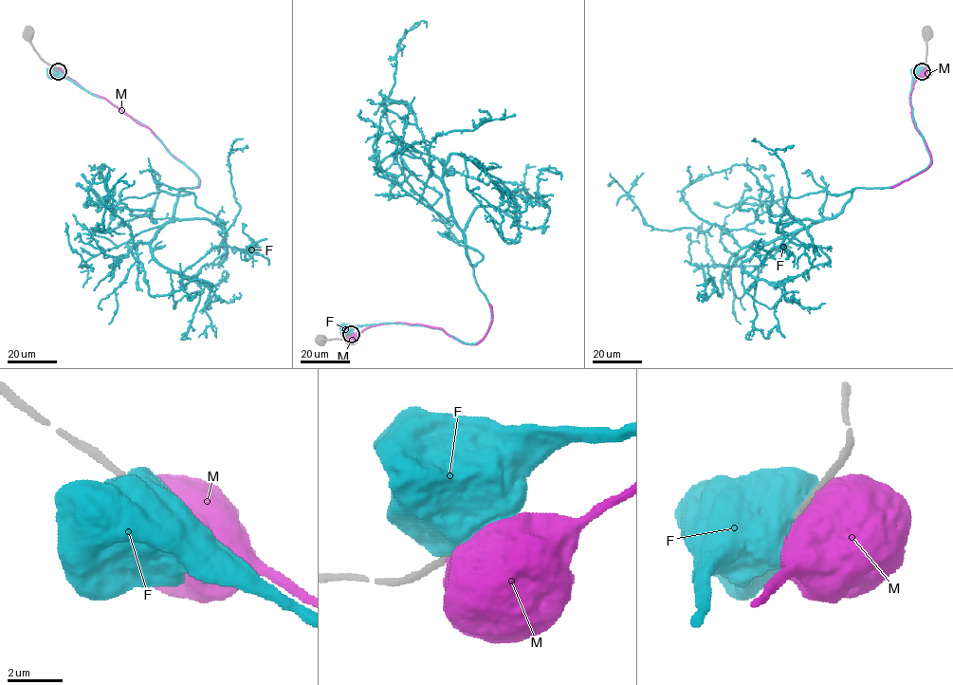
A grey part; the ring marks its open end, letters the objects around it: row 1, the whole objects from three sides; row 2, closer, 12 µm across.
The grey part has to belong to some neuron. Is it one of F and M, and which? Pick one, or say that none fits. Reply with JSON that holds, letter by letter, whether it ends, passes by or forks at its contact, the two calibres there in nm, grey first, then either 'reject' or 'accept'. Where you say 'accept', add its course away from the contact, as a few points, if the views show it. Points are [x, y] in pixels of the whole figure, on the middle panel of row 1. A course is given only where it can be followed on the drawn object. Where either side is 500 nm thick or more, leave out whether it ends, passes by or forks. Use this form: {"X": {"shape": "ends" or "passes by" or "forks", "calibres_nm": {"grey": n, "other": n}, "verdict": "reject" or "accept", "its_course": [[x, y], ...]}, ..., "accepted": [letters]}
{"F": {"calibres_nm": {"grey": 240, "other": 1100}, "verdict": "reject"}, "M": {"calibres_nm": {"grey": 280, "other": 1100}, "verdict": "reject"}, "accepted": []}

